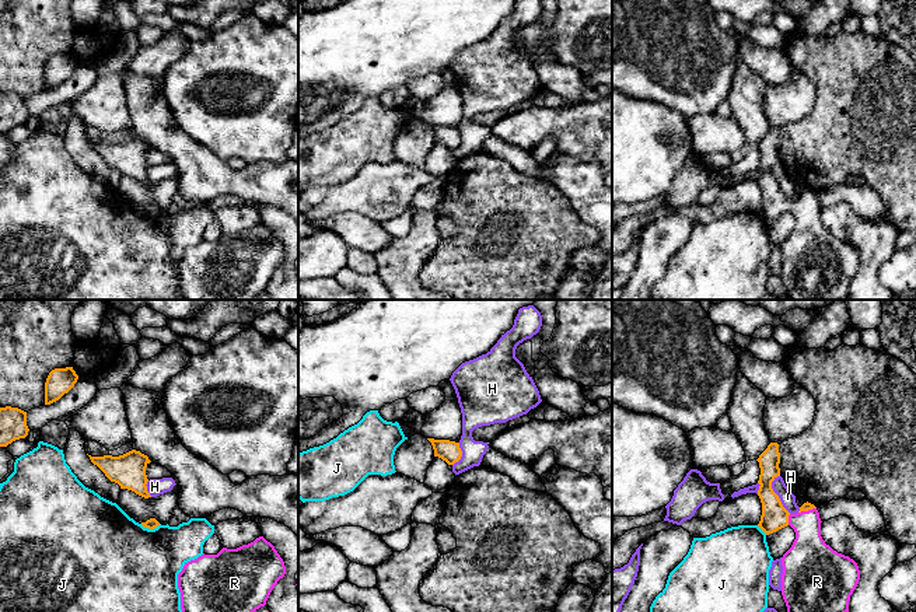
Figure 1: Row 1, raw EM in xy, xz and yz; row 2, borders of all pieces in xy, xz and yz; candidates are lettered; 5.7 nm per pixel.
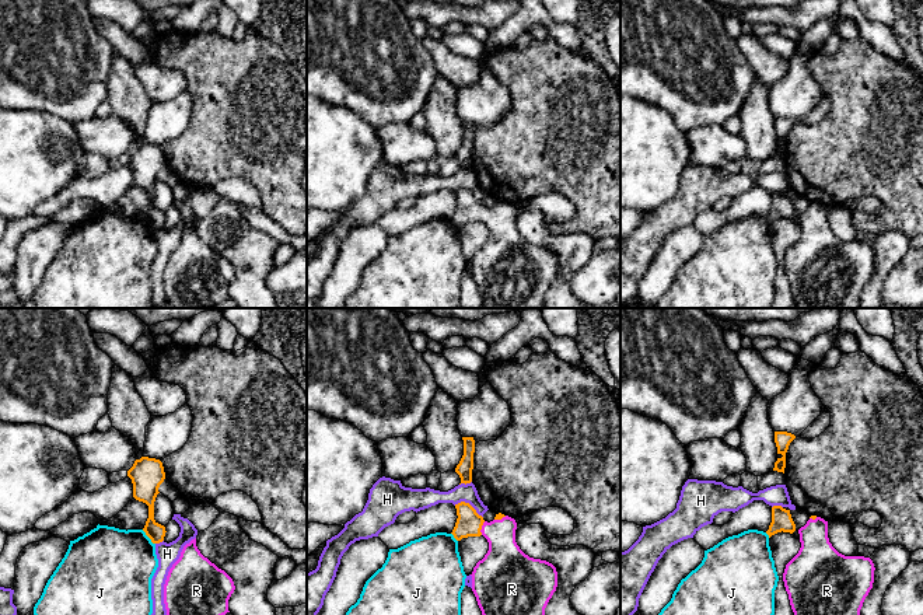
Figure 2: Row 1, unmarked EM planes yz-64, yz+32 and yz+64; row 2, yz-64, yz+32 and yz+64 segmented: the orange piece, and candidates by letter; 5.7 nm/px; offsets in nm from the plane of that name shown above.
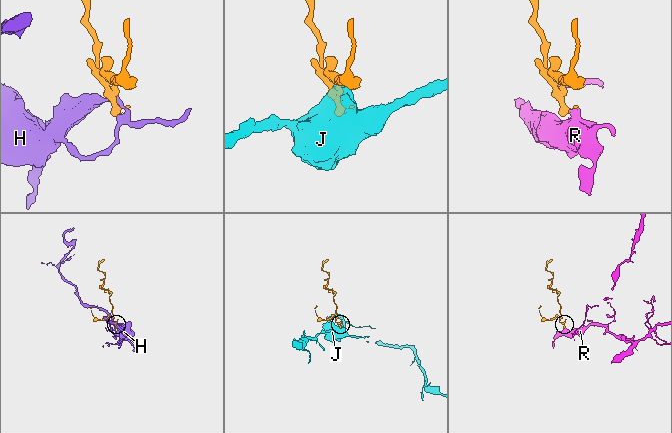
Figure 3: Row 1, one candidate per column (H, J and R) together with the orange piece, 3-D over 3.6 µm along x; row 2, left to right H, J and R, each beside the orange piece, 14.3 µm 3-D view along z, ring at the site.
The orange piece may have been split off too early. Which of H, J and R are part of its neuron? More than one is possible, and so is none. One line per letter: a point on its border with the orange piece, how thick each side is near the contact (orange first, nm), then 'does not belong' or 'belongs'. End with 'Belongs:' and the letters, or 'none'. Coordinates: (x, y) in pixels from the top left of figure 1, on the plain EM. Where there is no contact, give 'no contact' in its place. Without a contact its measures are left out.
H: yz (776, 181) | 150/90 nm | does not belong
J: xy (150, 214) | 60/500 nm | does not belong
R: yz (787, 206) | 150/240 nm | belongs
Belongs: R

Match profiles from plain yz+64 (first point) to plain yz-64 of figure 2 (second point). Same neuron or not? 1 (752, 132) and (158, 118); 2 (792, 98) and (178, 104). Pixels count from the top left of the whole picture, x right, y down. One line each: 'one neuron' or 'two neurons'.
1: two neurons
2: one neuron

